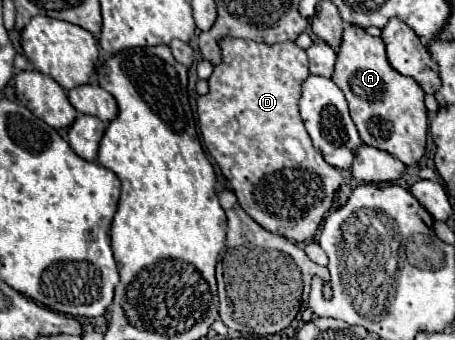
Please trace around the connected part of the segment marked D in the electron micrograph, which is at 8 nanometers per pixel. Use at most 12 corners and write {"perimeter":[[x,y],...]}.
{"perimeter":[[223,37],[203,143],[259,227],[309,243],[343,183],[307,53]]}

